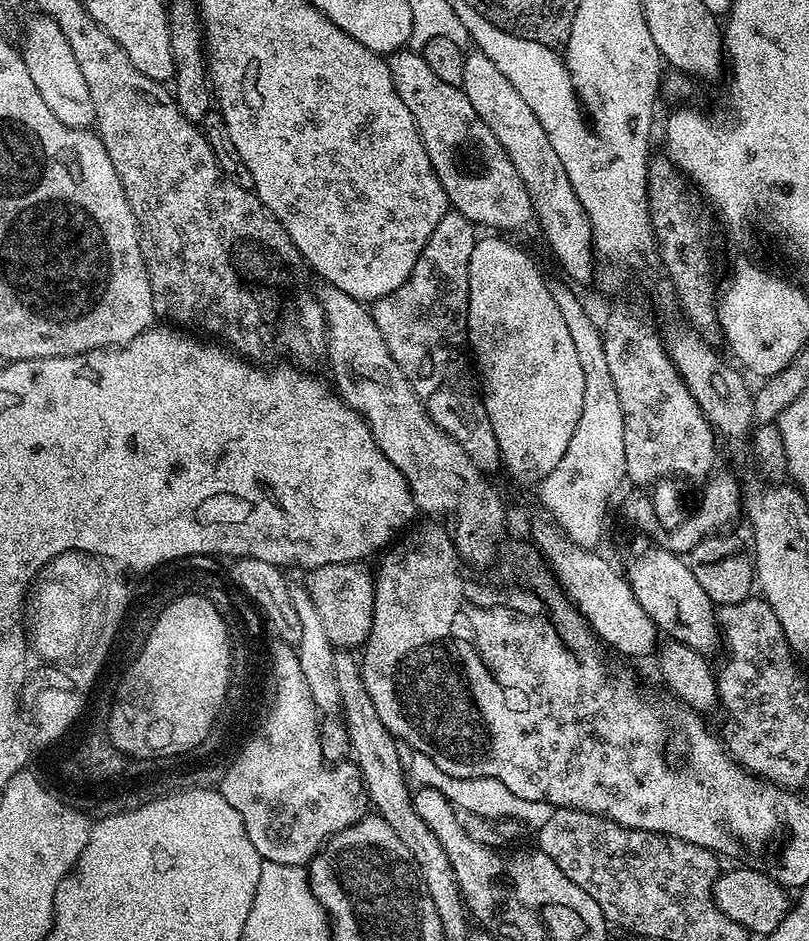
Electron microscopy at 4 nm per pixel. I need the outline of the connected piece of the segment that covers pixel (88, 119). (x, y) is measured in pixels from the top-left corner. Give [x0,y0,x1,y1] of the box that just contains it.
[22,14,96,129]

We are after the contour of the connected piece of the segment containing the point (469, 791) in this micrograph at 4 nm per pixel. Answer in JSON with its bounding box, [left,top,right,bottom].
[406,752,554,830]

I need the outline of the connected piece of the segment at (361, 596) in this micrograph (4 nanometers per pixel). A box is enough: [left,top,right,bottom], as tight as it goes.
[306,562,376,650]

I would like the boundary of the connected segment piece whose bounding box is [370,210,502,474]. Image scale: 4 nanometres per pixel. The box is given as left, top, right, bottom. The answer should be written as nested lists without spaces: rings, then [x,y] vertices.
[[[448,211],[434,226],[434,234],[430,234],[418,262],[414,262],[410,278],[398,290],[371,301],[370,311],[390,357],[409,379],[428,417],[464,448],[475,468],[492,474],[502,461],[474,375],[468,342],[470,254],[474,254],[477,239],[477,225],[458,211]]]

